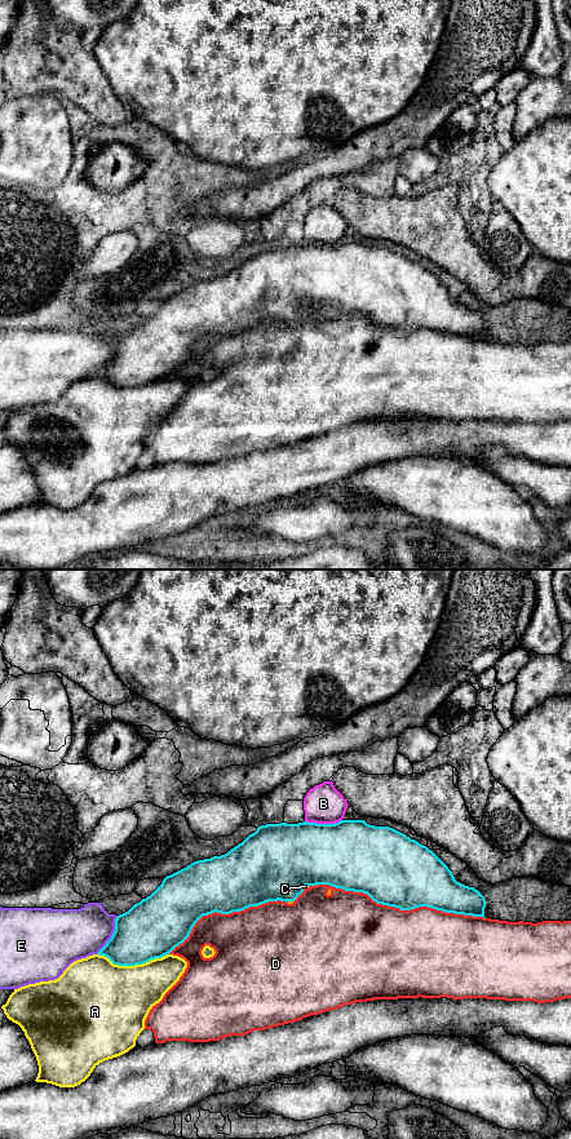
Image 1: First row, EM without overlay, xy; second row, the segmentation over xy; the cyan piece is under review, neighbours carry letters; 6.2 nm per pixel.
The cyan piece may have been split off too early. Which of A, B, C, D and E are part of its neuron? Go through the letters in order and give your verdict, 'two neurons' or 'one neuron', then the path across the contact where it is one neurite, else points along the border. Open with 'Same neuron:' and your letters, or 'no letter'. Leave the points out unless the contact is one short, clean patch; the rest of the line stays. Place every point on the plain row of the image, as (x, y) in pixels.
Same neuron: C
A: two neurons
B: two neurons | along xy (341, 240), (333, 244), (305, 243)
C: one neuron
D: two neurons
E: two neurons

